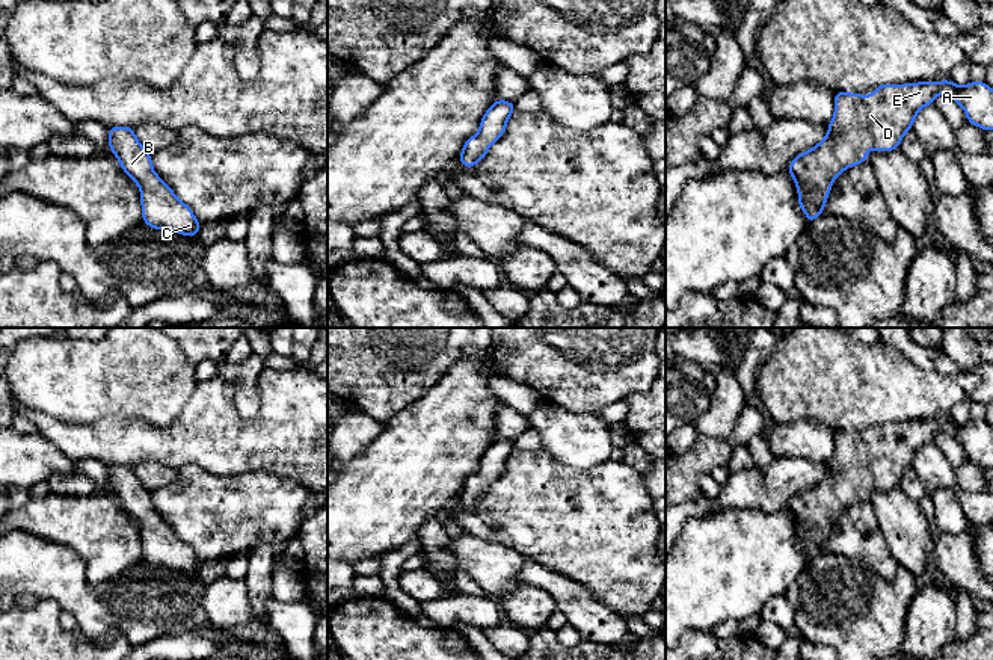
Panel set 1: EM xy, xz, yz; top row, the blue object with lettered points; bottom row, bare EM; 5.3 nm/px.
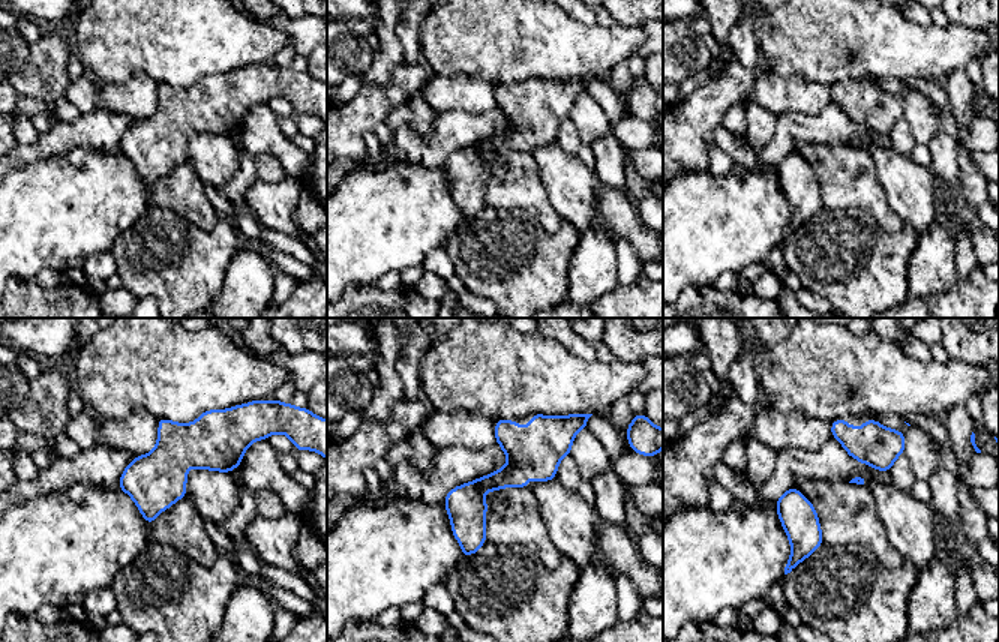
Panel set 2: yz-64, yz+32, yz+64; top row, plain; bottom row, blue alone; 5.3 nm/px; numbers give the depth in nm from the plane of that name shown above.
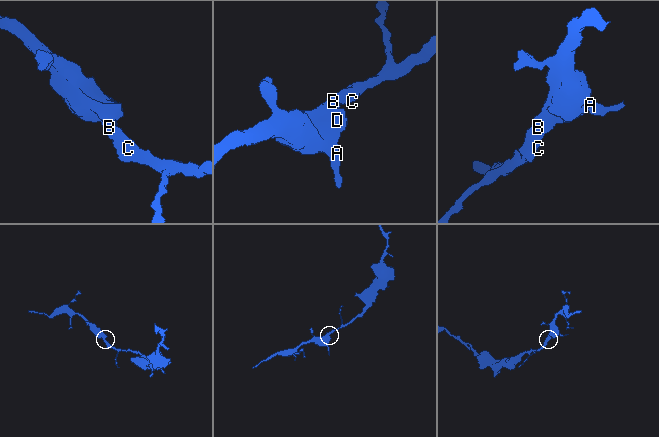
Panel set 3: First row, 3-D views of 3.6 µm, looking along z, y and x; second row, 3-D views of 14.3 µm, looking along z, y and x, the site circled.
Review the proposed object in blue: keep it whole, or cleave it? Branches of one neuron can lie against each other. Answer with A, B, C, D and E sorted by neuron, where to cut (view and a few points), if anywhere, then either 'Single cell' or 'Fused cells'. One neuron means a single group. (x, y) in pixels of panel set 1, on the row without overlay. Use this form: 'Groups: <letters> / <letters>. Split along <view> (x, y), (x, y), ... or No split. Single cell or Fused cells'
Groups: A B C D E. No split. Single cell

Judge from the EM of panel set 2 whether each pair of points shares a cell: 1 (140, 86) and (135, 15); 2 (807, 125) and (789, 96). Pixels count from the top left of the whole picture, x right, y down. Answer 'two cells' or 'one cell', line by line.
1: two cells
2: two cells

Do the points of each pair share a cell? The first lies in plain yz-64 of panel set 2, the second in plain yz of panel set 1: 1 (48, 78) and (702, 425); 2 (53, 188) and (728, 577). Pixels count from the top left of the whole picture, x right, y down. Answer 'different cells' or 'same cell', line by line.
1: same cell
2: same cell

